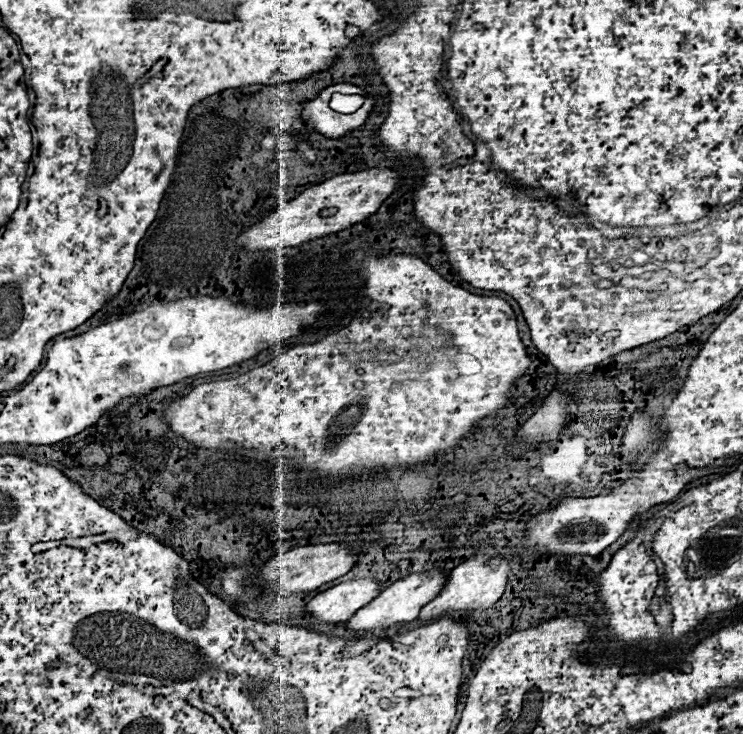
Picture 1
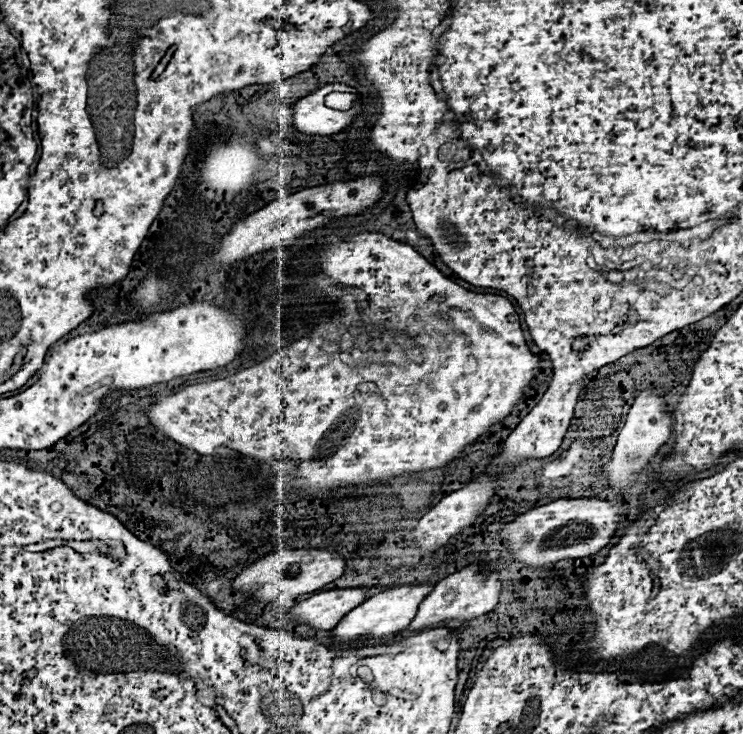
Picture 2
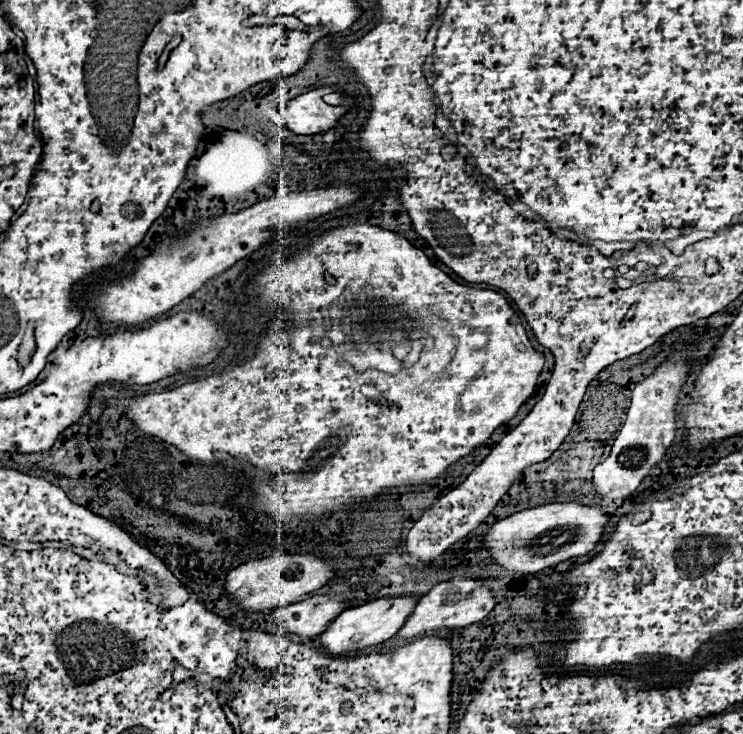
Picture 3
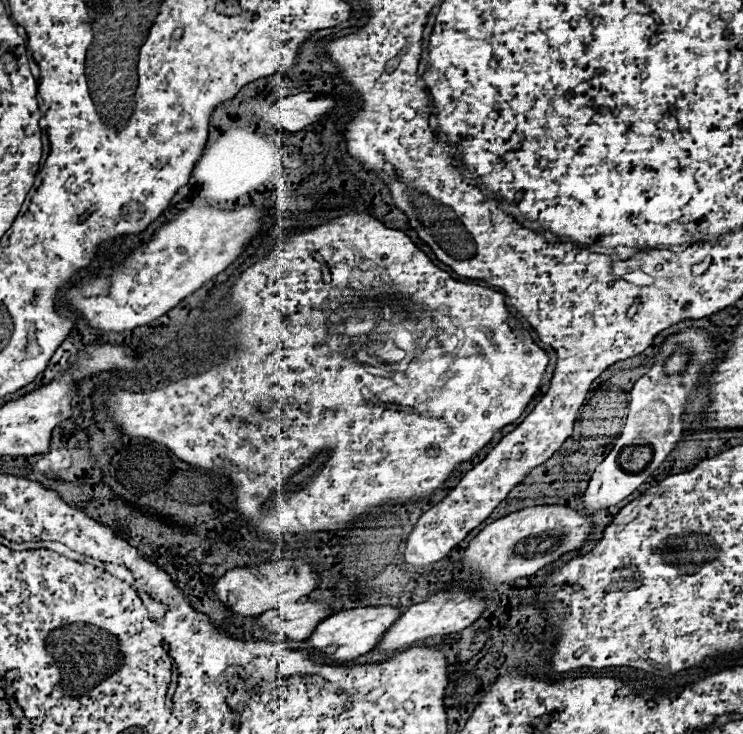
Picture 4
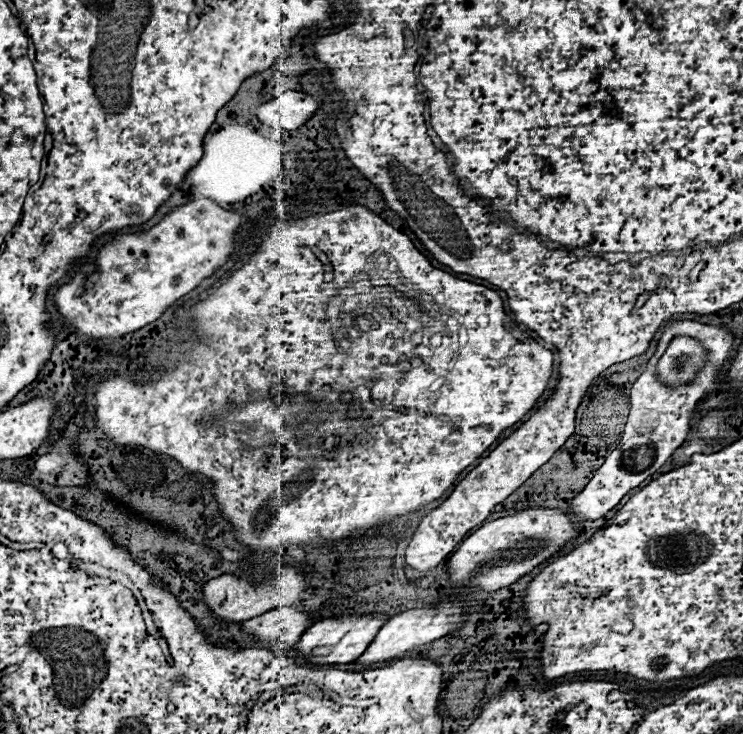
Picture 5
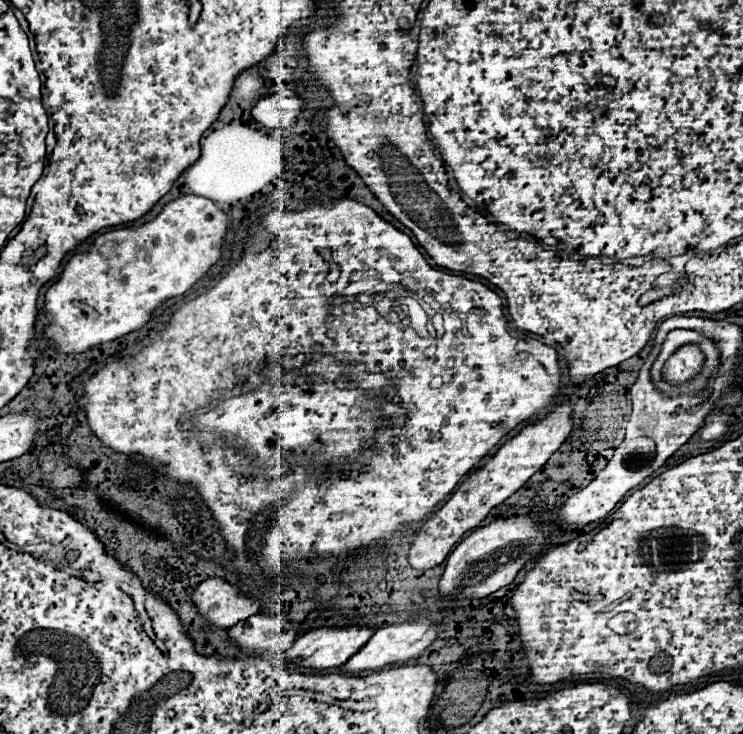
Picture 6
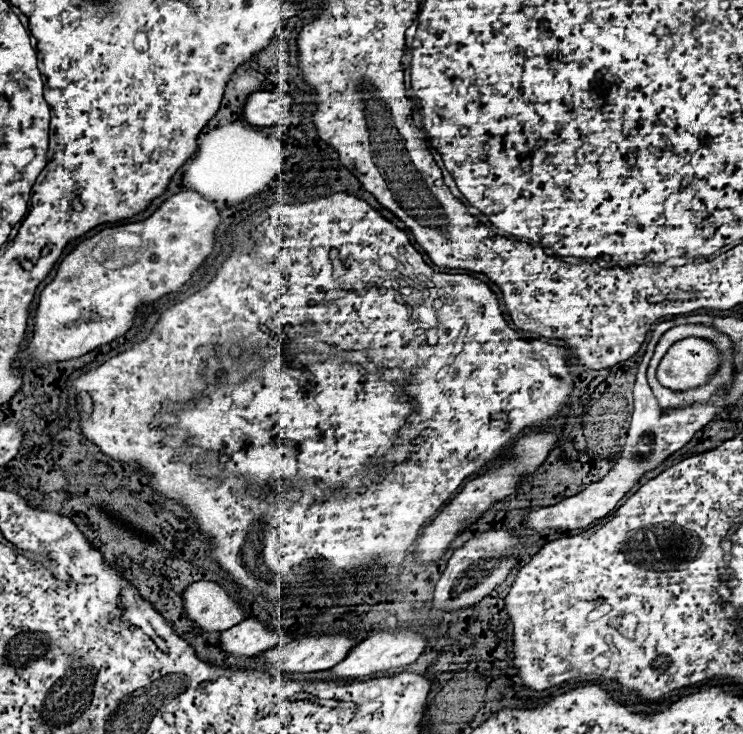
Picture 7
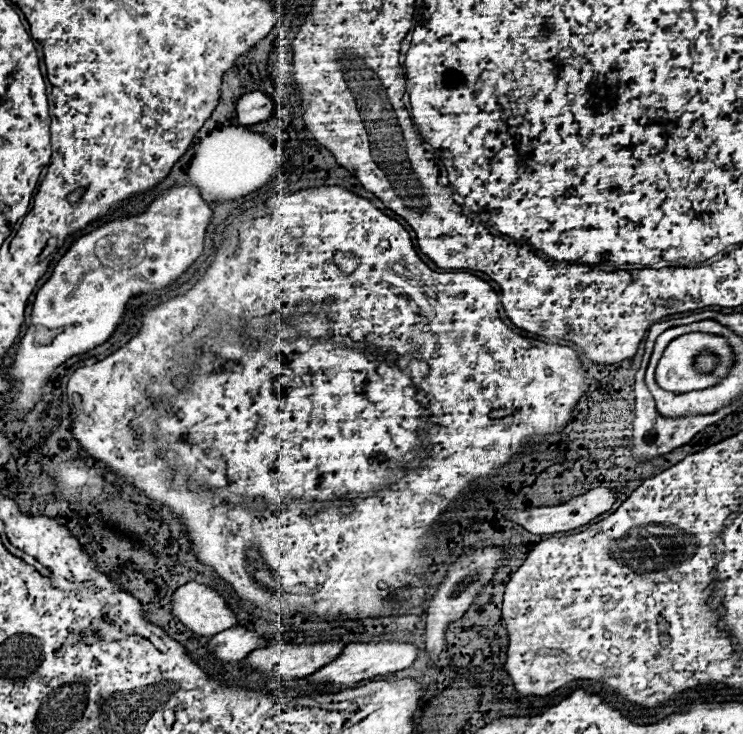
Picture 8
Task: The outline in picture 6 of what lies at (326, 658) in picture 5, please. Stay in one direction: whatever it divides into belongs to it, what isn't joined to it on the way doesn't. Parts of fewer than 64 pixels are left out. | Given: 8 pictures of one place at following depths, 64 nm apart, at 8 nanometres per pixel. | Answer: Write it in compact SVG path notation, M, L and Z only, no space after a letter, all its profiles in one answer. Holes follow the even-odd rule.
M350 626L350 628L318 628L312 632L306 632L304 636L300 636L292 648L288 648L284 652L284 658L288 662L290 668L334 668L334 666L342 666L350 656L354 656L354 652L358 652L358 648L362 648L362 644L366 644L366 640L370 640L370 636L374 634L374 628L370 626Z

